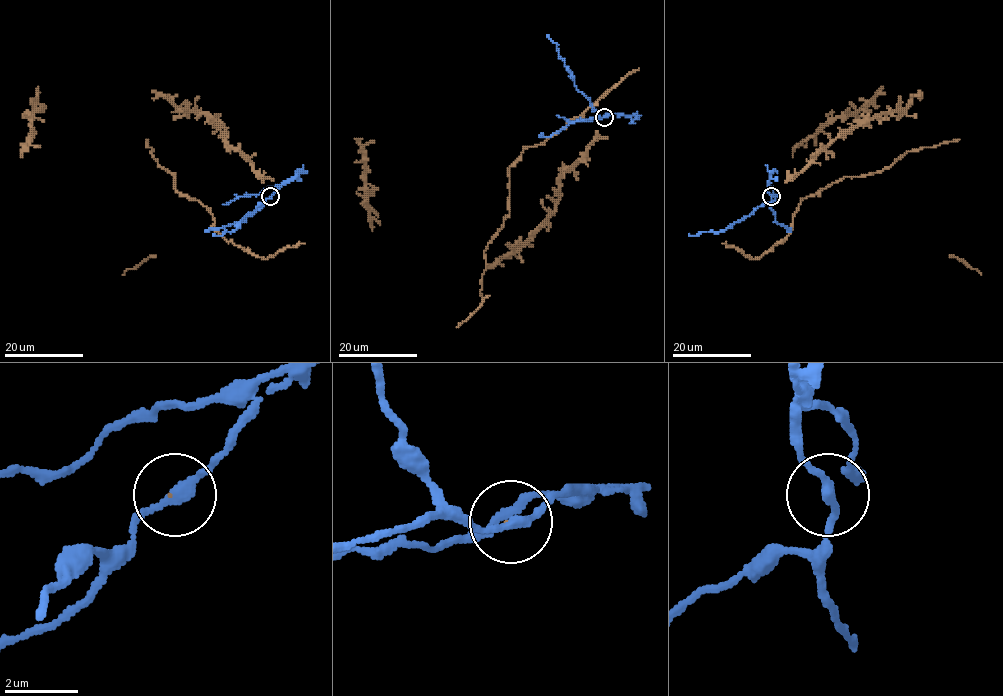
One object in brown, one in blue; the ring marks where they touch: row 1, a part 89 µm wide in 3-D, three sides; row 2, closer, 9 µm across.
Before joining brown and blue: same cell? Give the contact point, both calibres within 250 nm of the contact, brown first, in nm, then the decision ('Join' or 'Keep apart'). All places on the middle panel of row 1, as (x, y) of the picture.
Place: (604, 117). Thickness 30 nm (brown) against 260 nm. Keep apart

